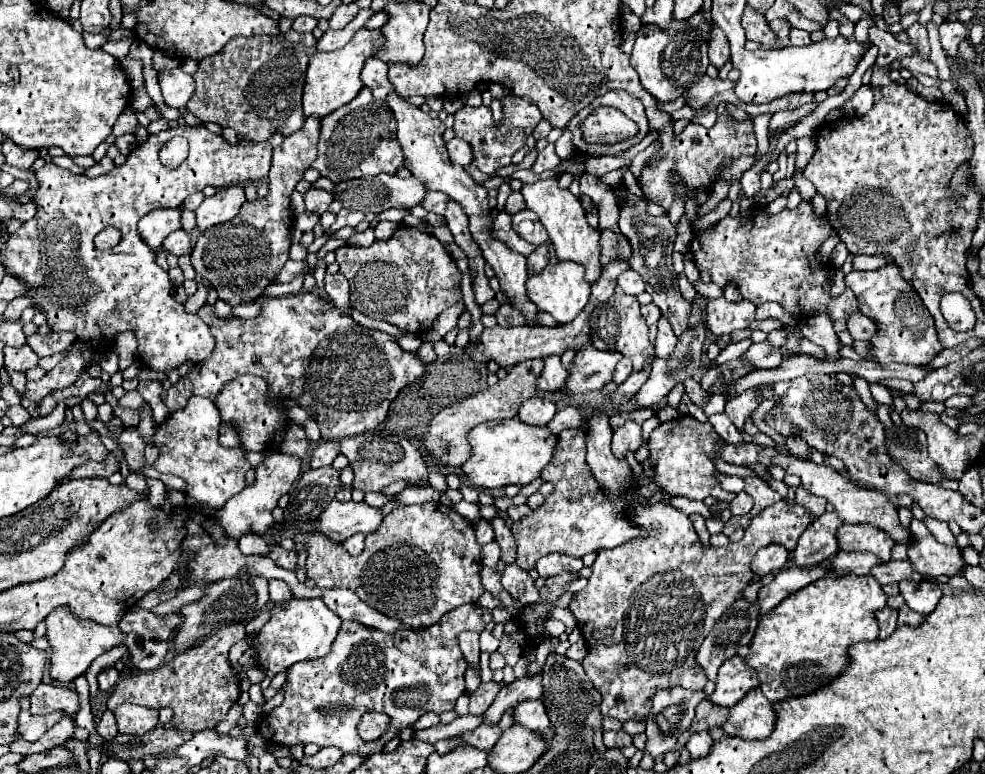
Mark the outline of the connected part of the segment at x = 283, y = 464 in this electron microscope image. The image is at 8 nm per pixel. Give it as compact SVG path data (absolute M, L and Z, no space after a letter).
M265 448L263 462L255 468L255 484L247 486L243 492L239 492L239 496L233 496L219 512L215 512L215 518L219 518L219 524L225 528L227 536L241 538L247 532L267 534L273 524L271 510L277 506L277 500L291 490L293 482L299 478L299 472L301 460L297 456L277 452L275 448Z

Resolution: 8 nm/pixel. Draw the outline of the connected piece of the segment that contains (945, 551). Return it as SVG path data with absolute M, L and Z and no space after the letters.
M911 520L911 534L913 544L909 546L909 560L923 576L955 576L963 570L965 560L961 556L961 550L957 546L941 544L933 538L933 534L927 530L925 524L919 520Z

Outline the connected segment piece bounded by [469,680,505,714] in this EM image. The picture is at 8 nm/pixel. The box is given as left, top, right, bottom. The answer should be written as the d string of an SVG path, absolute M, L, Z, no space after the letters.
M481 682L481 686L471 694L471 706L469 706L469 712L471 714L485 714L487 708L493 704L495 696L499 694L499 690L505 686L505 682Z

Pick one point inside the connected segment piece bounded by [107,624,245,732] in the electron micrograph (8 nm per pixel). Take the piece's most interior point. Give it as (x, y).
(199, 685)

